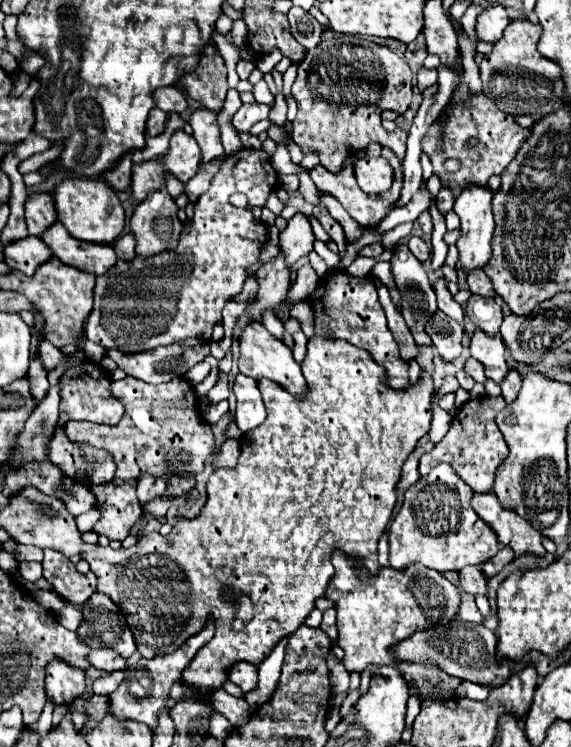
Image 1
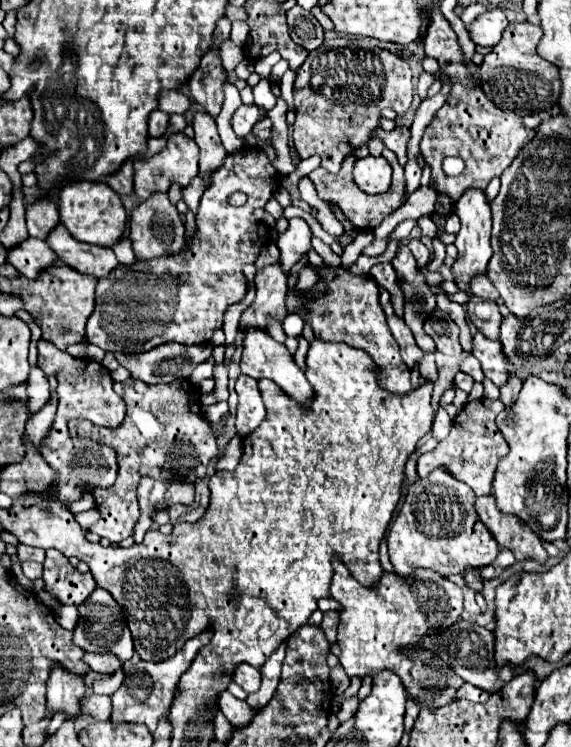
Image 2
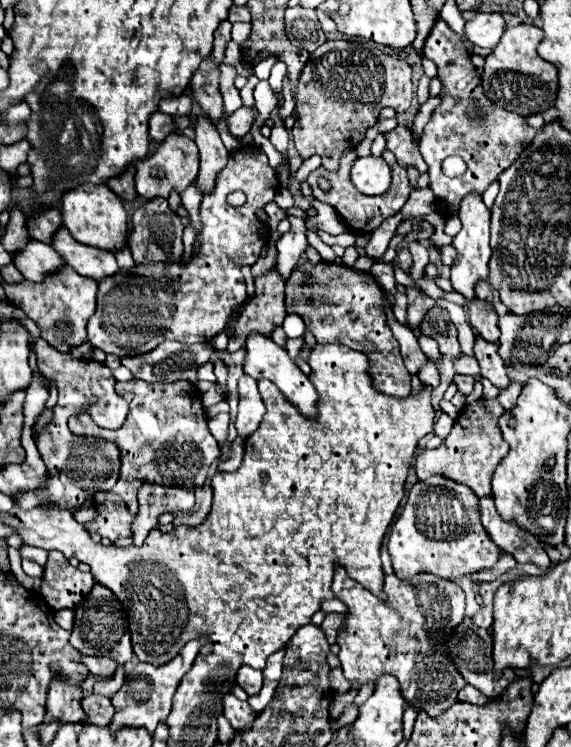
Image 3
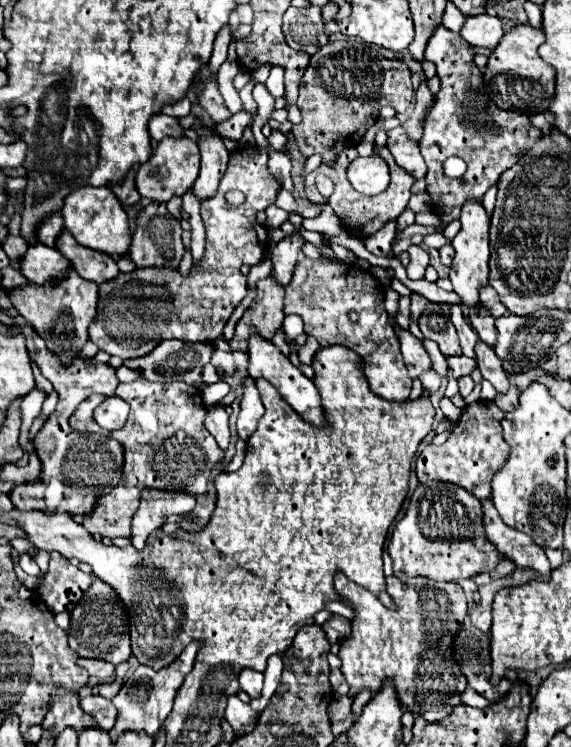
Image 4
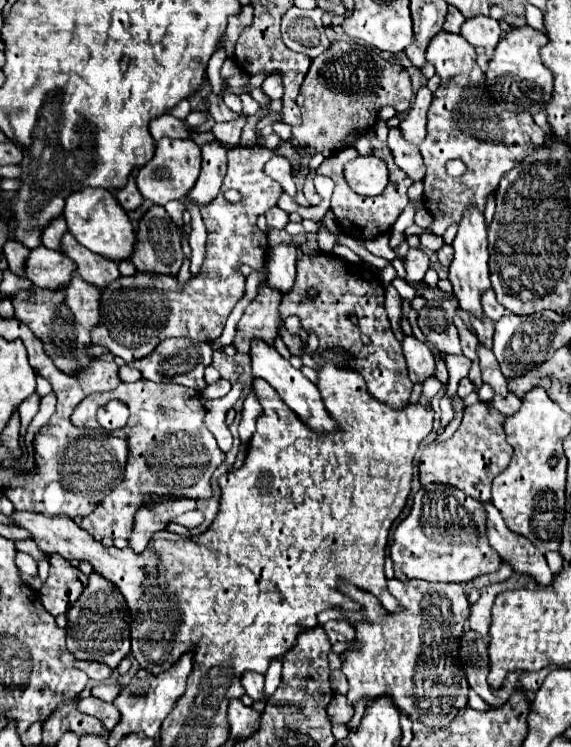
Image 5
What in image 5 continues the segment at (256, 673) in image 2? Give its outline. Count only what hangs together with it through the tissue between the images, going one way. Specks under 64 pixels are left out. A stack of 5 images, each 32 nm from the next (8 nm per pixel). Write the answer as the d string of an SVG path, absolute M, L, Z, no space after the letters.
M246 672L242 676L242 686L246 688L246 694L252 698L252 700L264 700L266 694L264 694L264 676L262 674L256 674L256 672Z

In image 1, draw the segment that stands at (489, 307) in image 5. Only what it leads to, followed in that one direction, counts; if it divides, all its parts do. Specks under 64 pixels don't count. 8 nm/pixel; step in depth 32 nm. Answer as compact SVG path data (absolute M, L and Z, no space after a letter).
M484 270L470 272L470 276L468 276L468 288L470 288L472 294L478 294L478 296L490 296L490 298L496 296L496 292L492 288L492 282L484 274Z

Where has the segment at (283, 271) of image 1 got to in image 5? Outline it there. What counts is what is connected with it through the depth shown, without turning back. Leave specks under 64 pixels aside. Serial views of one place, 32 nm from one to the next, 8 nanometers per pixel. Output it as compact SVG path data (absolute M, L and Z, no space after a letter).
M266 282L260 284L258 296L244 310L236 328L234 346L238 352L248 354L252 340L264 340L266 344L274 344L280 324L280 314L278 314L280 302L282 302L280 292L272 290Z

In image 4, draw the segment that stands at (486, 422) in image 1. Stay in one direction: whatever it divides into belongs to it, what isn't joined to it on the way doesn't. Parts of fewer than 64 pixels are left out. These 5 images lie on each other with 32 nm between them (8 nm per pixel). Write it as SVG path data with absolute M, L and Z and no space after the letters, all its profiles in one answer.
M478 400L466 406L462 410L458 426L454 428L452 436L442 446L430 444L422 448L416 460L416 474L420 484L426 484L428 480L444 480L448 484L456 484L464 488L466 492L472 492L472 496L476 496L478 500L490 498L490 482L510 456L510 448L500 428L502 418L504 418L504 412L496 408L494 402Z

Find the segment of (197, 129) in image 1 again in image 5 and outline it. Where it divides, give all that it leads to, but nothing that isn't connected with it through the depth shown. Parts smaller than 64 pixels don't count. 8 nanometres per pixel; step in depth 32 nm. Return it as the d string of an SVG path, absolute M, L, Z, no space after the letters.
M218 142L202 146L202 172L198 182L194 184L192 192L188 192L188 200L202 208L204 204L210 204L218 192L220 184L226 172L226 150Z

